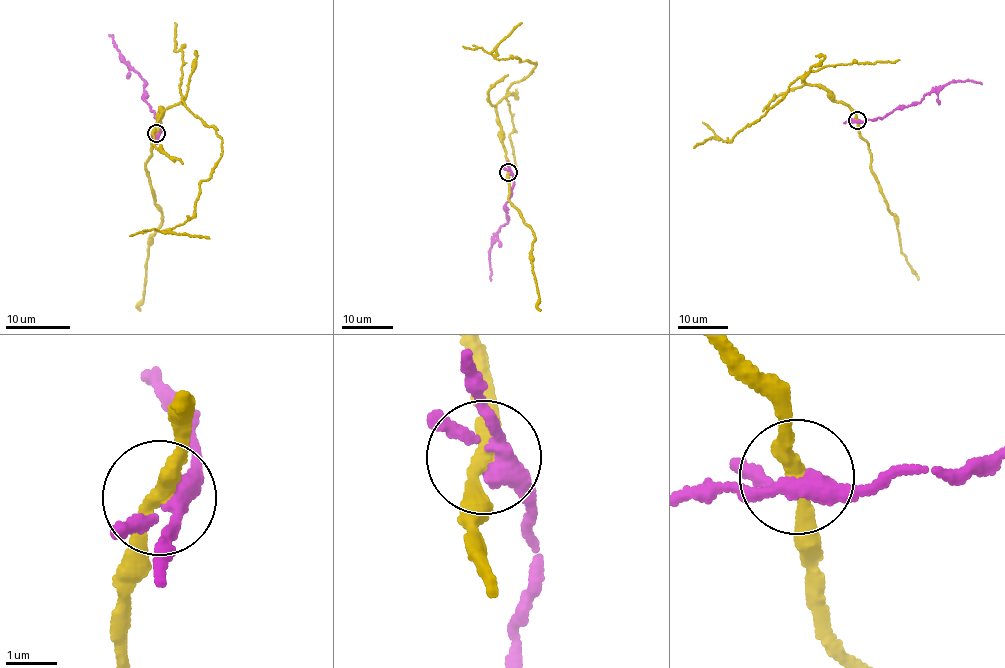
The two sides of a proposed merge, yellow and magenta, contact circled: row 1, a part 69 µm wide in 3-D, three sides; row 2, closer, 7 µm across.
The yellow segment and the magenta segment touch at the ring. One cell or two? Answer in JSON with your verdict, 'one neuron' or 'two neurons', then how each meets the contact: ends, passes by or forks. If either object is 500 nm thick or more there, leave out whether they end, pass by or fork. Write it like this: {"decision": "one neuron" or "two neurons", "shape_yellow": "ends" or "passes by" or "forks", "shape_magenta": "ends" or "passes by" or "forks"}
{"decision": "two neurons", "shape_yellow": "passes by", "shape_magenta": "forks"}

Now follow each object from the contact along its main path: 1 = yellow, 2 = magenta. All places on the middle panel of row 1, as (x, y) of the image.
1: (508, 171), (496, 105), (537, 63), (495, 57), (496, 47), (521, 23)
2: (508, 172), (514, 181), (511, 194), (505, 202), (506, 224), (501, 227), (497, 241), (491, 247), (490, 280)

